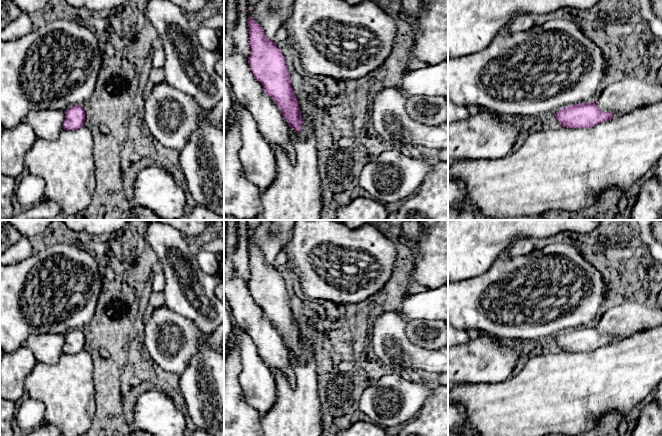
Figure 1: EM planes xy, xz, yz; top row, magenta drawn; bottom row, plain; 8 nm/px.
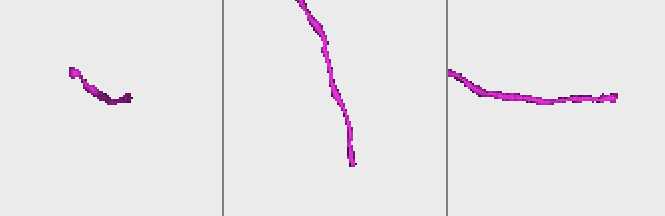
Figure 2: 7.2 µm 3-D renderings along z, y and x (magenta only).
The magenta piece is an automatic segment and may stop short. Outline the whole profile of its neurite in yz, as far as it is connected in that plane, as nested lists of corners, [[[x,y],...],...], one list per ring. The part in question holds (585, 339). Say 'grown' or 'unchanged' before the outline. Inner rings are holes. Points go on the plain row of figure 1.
unchanged; [[[595,326],[570,329],[556,336],[557,345],[566,352],[592,352],[612,341],[612,336],[600,334]]]

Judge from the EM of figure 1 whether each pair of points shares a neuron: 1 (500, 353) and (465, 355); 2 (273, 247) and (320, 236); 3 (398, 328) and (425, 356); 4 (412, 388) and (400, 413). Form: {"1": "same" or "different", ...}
{"1": "same", "2": "different", "3": "same", "4": "same"}

